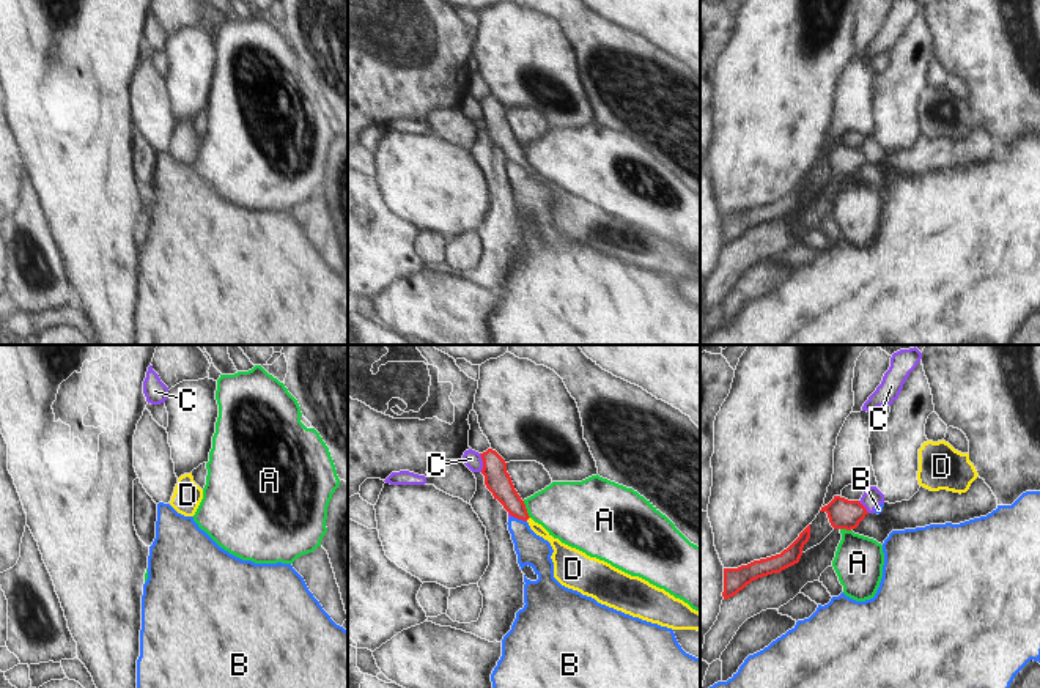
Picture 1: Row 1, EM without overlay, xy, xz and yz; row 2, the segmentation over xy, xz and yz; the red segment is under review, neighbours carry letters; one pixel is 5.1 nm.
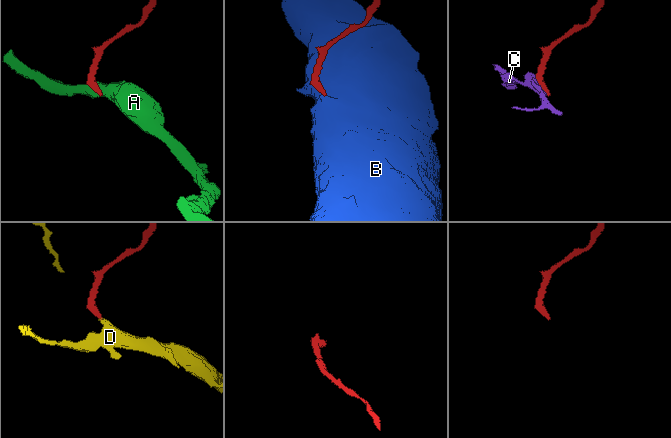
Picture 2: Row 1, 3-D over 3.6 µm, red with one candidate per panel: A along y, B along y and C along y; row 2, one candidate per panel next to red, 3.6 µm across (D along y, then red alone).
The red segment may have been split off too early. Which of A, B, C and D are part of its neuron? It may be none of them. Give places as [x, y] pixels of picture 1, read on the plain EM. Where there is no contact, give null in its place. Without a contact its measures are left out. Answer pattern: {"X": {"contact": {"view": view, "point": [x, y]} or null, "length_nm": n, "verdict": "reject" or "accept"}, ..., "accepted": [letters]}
{"A": {"contact": {"view": "xz", "point": [526, 156]}, "length_nm": 100, "verdict": "reject"}, "B": {"contact": {"view": "xz", "point": [520, 166]}, "length_nm": 90, "verdict": "reject"}, "C": {"contact": {"view": "xz", "point": [483, 110]}, "length_nm": 100, "verdict": "reject"}, "D": {"contact": {"view": "xz", "point": [527, 166]}, "length_nm": 30, "verdict": "accept"}, "accepted": ["D"]}

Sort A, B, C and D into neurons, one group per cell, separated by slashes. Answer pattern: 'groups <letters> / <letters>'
groups A / B C / D

